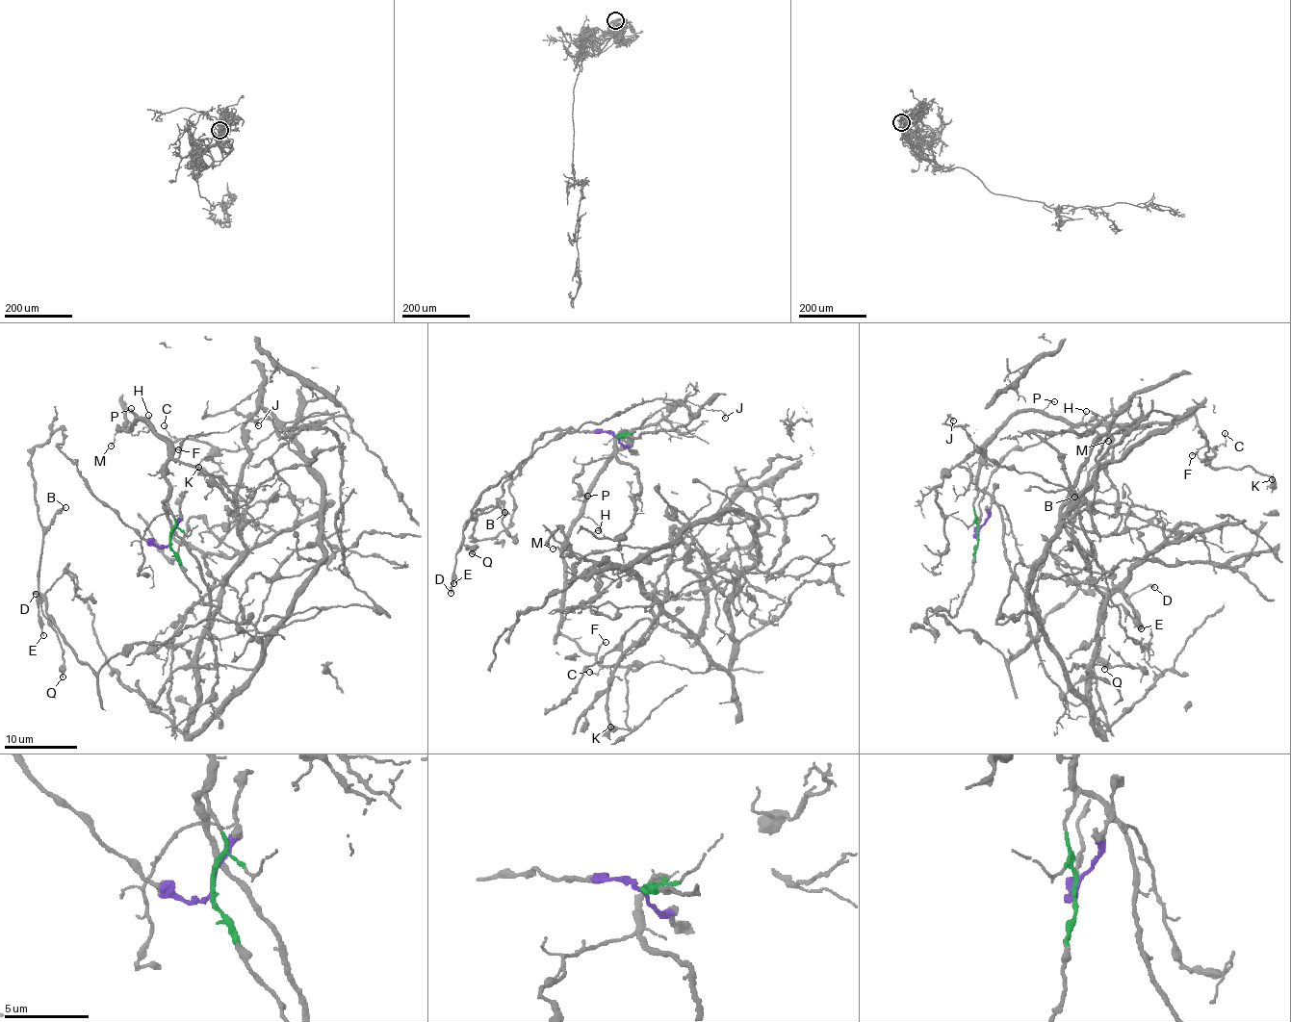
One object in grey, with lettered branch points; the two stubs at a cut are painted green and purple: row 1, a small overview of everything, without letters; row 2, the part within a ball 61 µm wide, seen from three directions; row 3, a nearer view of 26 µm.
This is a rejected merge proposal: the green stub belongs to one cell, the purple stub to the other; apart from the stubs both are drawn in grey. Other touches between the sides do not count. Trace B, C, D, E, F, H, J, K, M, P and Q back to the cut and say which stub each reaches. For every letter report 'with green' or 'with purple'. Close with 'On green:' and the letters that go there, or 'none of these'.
B: with purple
C: with green
D: with purple
E: with purple
F: with green
H: with green
J: with green
K: with green
M: with green
P: with green
Q: with purple
On green: C, F, H, J, K, M, P

